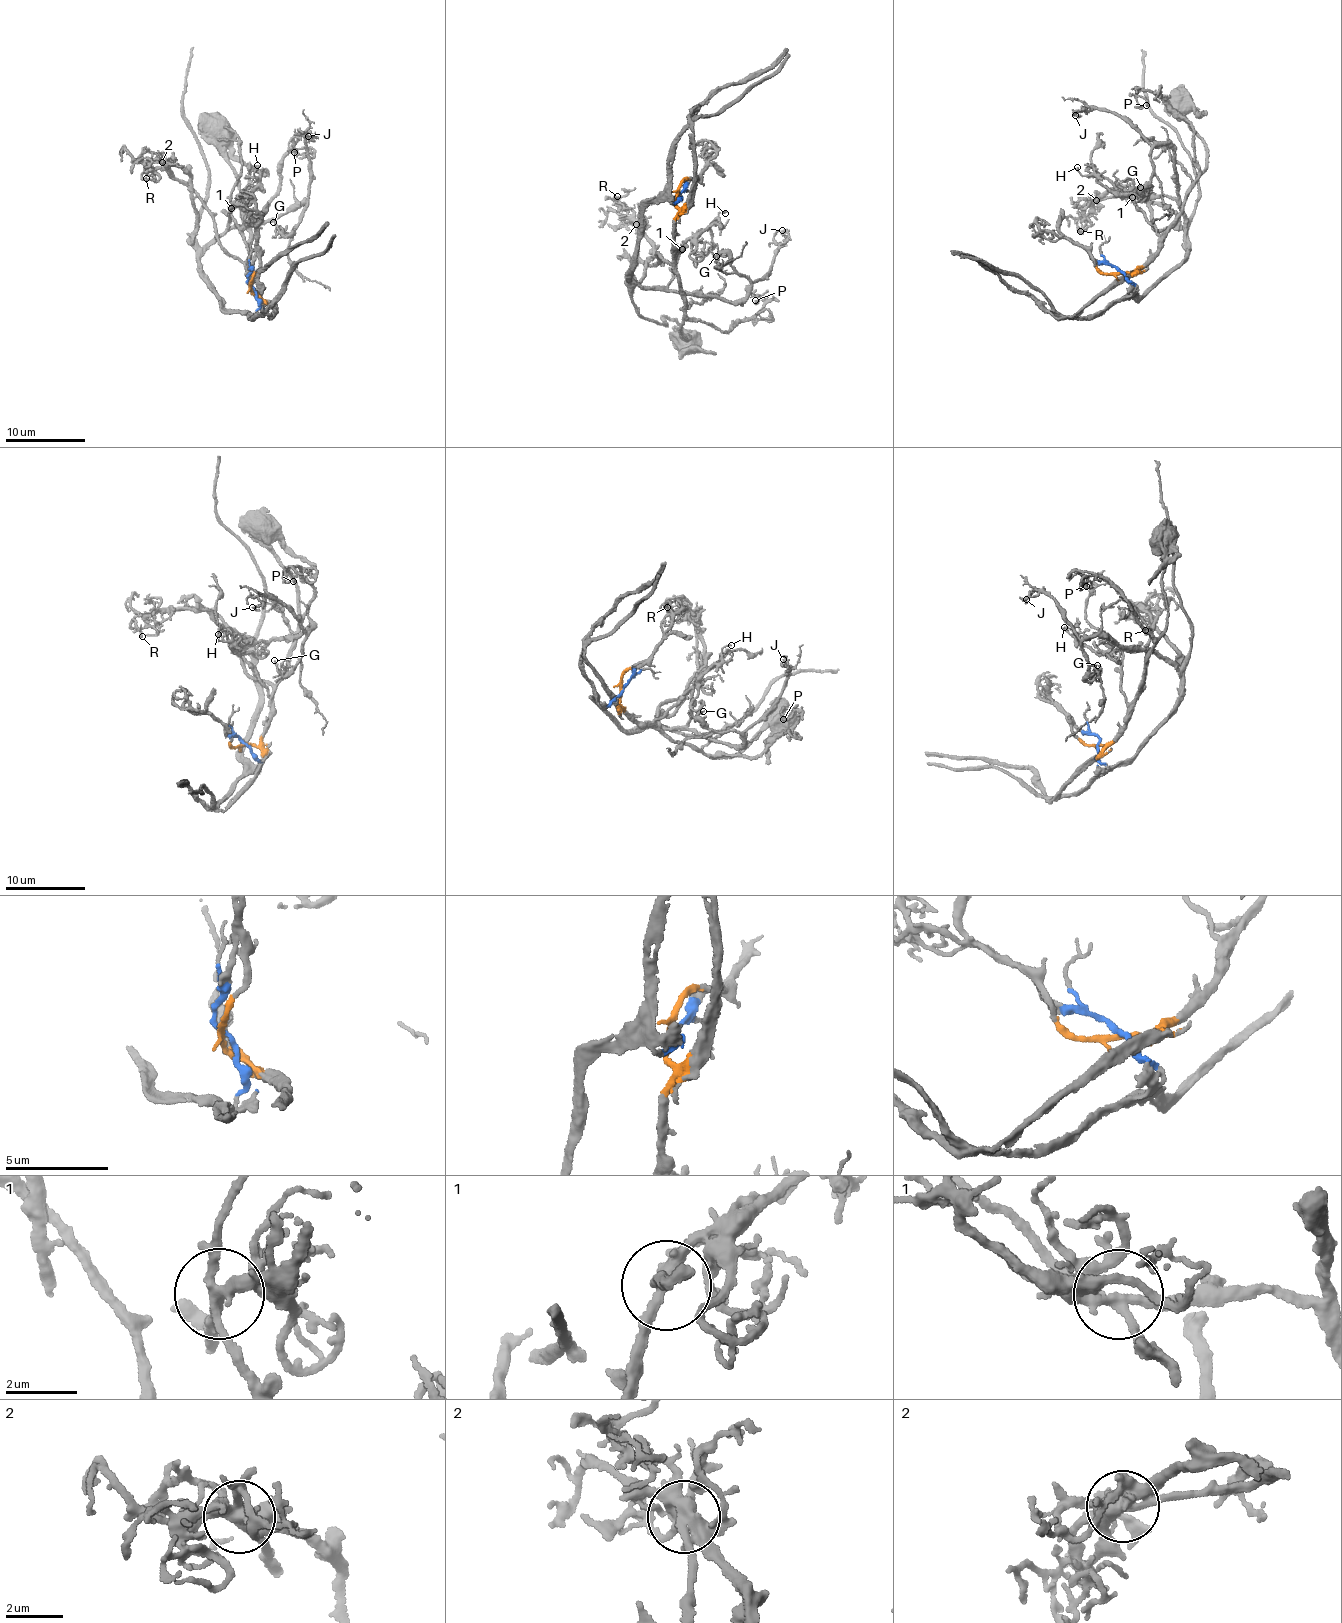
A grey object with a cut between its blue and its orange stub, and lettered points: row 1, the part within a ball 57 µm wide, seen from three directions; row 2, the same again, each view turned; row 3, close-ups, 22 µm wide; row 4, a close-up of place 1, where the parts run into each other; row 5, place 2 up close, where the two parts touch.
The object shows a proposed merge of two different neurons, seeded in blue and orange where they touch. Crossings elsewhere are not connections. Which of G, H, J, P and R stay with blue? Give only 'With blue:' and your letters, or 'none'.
With blue: G, H, J, R

